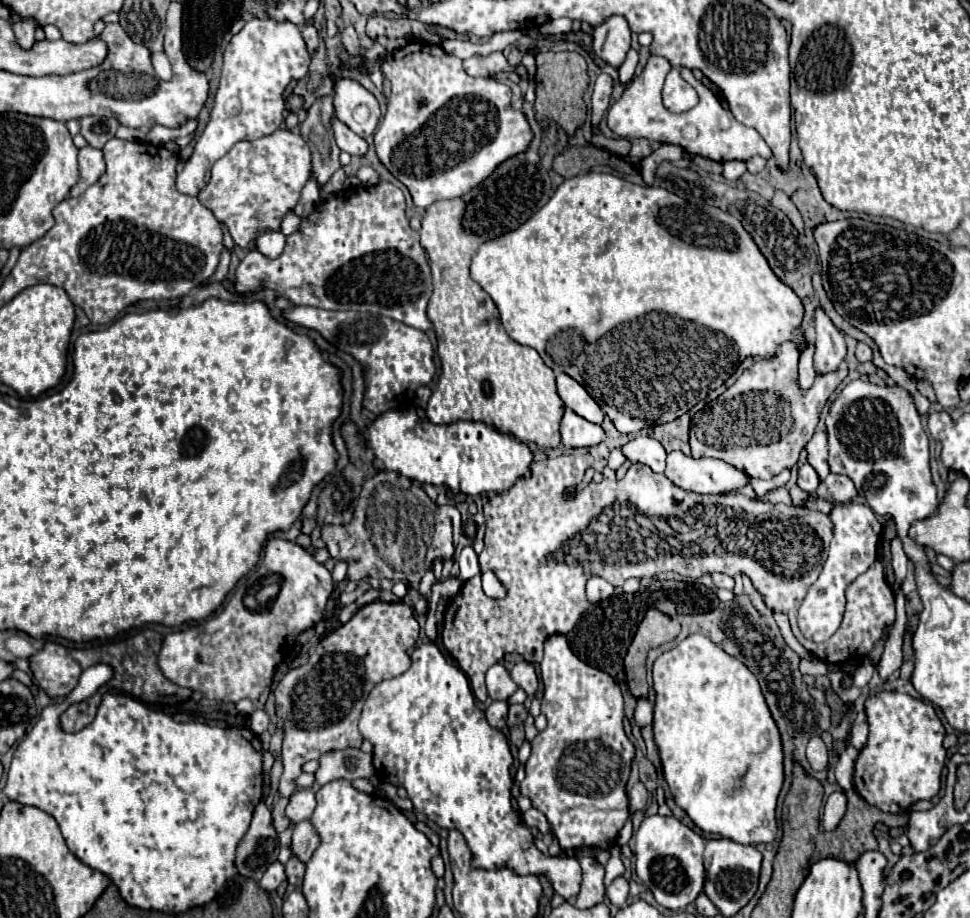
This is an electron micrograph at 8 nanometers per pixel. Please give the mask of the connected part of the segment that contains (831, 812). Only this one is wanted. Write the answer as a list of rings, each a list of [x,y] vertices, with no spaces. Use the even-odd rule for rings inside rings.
[[[836,789],[836,791],[826,799],[826,805],[824,805],[824,815],[822,815],[822,825],[824,825],[824,829],[826,829],[826,831],[836,829],[836,825],[838,825],[840,819],[844,817],[846,809],[848,809],[846,791]]]

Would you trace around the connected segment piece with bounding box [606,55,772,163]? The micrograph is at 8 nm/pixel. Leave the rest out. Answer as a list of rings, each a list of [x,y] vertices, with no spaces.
[[[652,55],[648,59],[644,71],[632,81],[632,85],[622,93],[622,97],[610,107],[606,115],[606,123],[616,135],[622,135],[626,139],[644,137],[648,141],[680,145],[690,155],[702,155],[702,157],[722,161],[722,163],[732,161],[732,159],[748,161],[752,155],[760,155],[764,159],[772,157],[772,151],[764,143],[760,133],[756,129],[750,129],[738,123],[734,115],[720,105],[716,95],[708,87],[704,87],[700,81],[694,79],[690,69],[682,69],[682,77],[696,89],[700,103],[686,113],[670,113],[662,105],[662,97],[660,97],[668,71],[670,71],[670,63],[664,57]]]

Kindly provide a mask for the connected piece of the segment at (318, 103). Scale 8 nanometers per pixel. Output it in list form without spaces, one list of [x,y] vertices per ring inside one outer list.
[[[324,95],[312,103],[306,121],[300,125],[300,135],[312,151],[312,175],[320,187],[324,187],[330,181],[332,173],[340,169],[340,149],[334,143],[330,129],[332,115],[332,95]]]

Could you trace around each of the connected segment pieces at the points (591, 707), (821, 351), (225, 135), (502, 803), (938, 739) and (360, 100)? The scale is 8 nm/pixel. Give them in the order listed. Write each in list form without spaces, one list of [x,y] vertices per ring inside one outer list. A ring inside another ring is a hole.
[[[552,635],[544,641],[540,677],[544,683],[542,713],[548,717],[548,727],[540,731],[532,741],[532,755],[526,761],[526,779],[522,781],[520,791],[532,801],[532,807],[546,815],[552,835],[562,849],[608,849],[608,845],[616,841],[618,831],[628,819],[626,781],[630,775],[630,763],[634,759],[634,745],[626,737],[622,727],[622,691],[608,673],[580,661],[570,651],[564,635]]]
[[[816,307],[814,327],[816,327],[814,369],[818,375],[824,375],[832,369],[838,369],[838,365],[844,361],[846,343],[842,339],[842,333],[834,327],[834,323],[830,321],[822,307]]]
[[[250,19],[238,35],[232,37],[224,51],[224,63],[222,63],[222,75],[220,75],[220,85],[214,101],[214,109],[210,115],[210,121],[200,135],[200,139],[194,145],[192,157],[186,161],[182,173],[176,179],[176,189],[184,195],[198,195],[210,181],[210,169],[216,159],[226,155],[238,141],[254,141],[264,135],[274,133],[280,123],[284,121],[282,111],[286,107],[284,101],[284,89],[290,85],[292,79],[302,79],[308,75],[308,65],[310,65],[310,55],[306,51],[304,39],[298,31],[298,27],[290,21],[278,23],[272,19]]]
[[[426,643],[426,645],[420,645],[414,649],[412,653],[412,667],[408,671],[404,671],[402,675],[398,677],[392,677],[392,679],[386,679],[382,681],[380,685],[376,685],[366,703],[364,703],[364,709],[362,709],[362,717],[360,717],[360,733],[364,735],[364,739],[368,739],[370,743],[374,743],[374,769],[376,769],[376,777],[380,781],[388,781],[392,785],[400,785],[408,791],[408,799],[414,803],[414,809],[424,813],[430,821],[434,821],[438,827],[444,827],[444,829],[458,829],[464,837],[466,837],[466,843],[472,851],[472,865],[474,867],[480,867],[480,869],[496,869],[496,867],[502,867],[502,865],[508,865],[512,867],[518,875],[548,875],[548,879],[552,881],[554,885],[554,891],[558,895],[562,895],[564,899],[570,899],[570,897],[576,897],[580,893],[580,883],[582,883],[582,869],[580,869],[580,863],[576,857],[546,857],[542,855],[534,843],[532,843],[532,835],[530,835],[530,829],[528,827],[522,827],[518,823],[518,813],[512,809],[512,797],[510,797],[510,787],[512,787],[512,775],[510,775],[510,767],[512,767],[512,755],[510,755],[510,747],[508,747],[508,739],[502,731],[498,729],[492,729],[484,717],[484,713],[474,705],[476,699],[474,699],[474,693],[470,689],[470,683],[468,683],[468,677],[462,673],[462,669],[450,665],[444,655],[440,653],[440,649],[434,645],[434,643]]]
[[[880,691],[866,699],[870,735],[854,763],[856,793],[884,813],[908,813],[922,799],[932,799],[940,791],[940,773],[946,761],[942,745],[946,729],[928,701],[914,699],[898,691]]]
[[[332,75],[332,81],[336,117],[360,137],[368,139],[375,132],[380,119],[376,97],[354,79]]]

